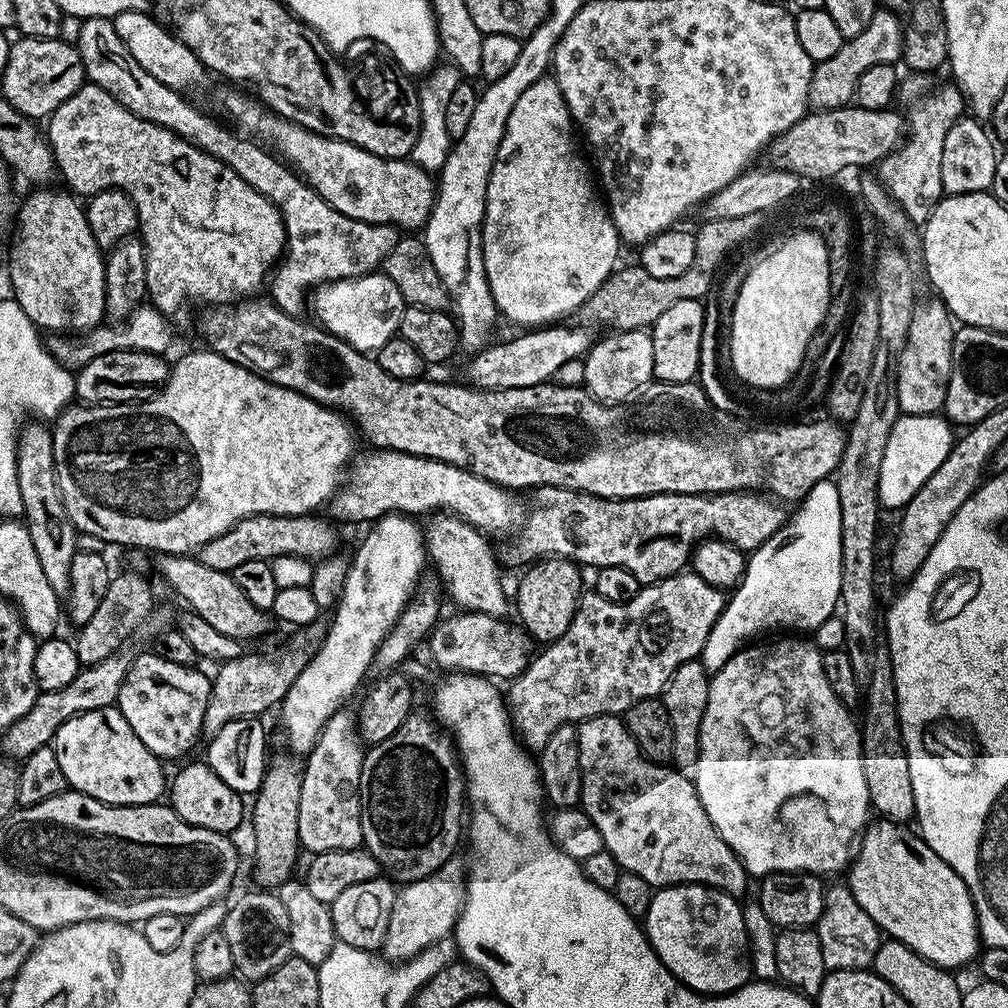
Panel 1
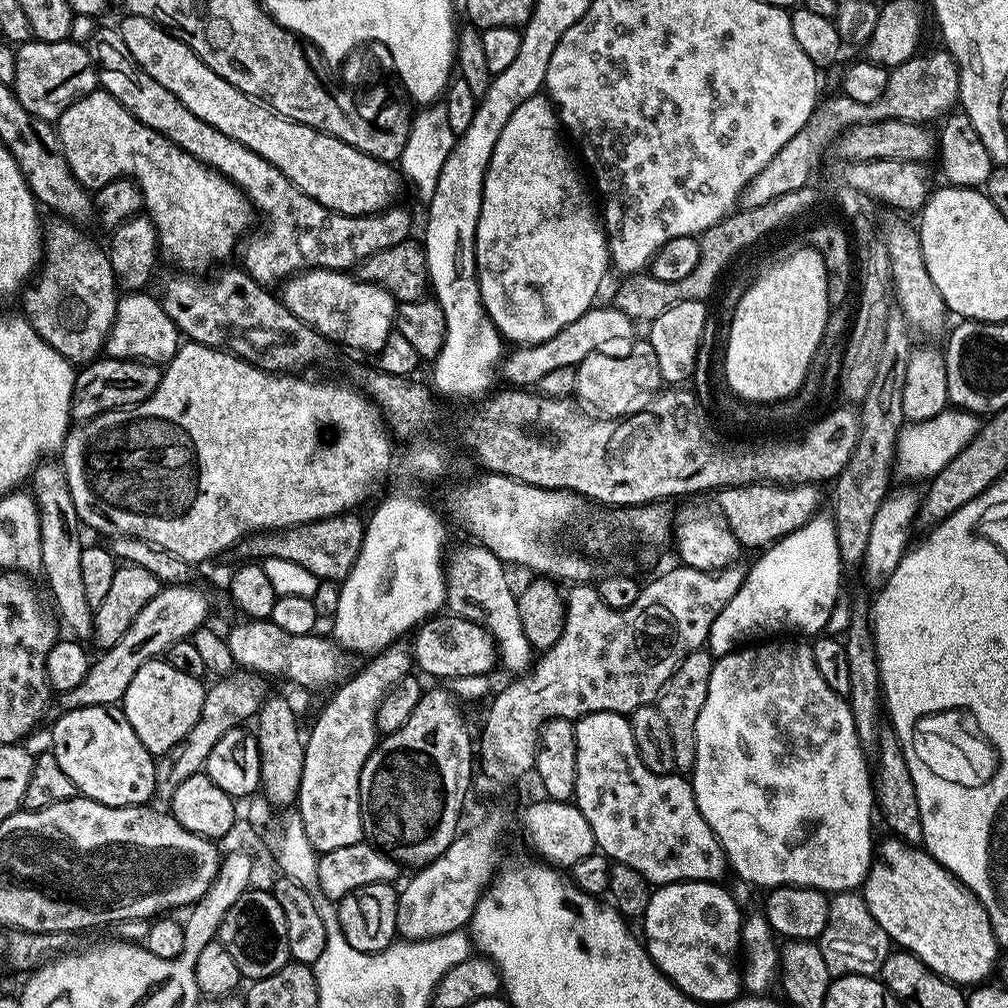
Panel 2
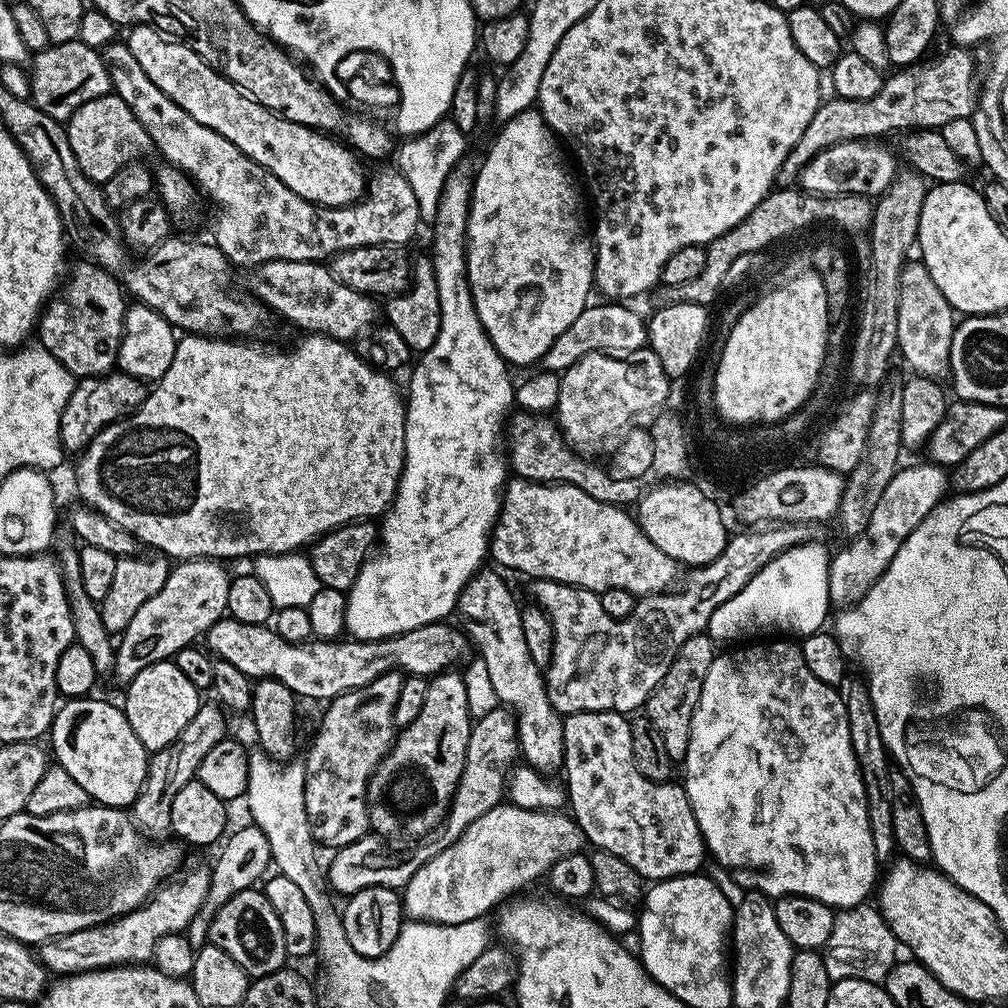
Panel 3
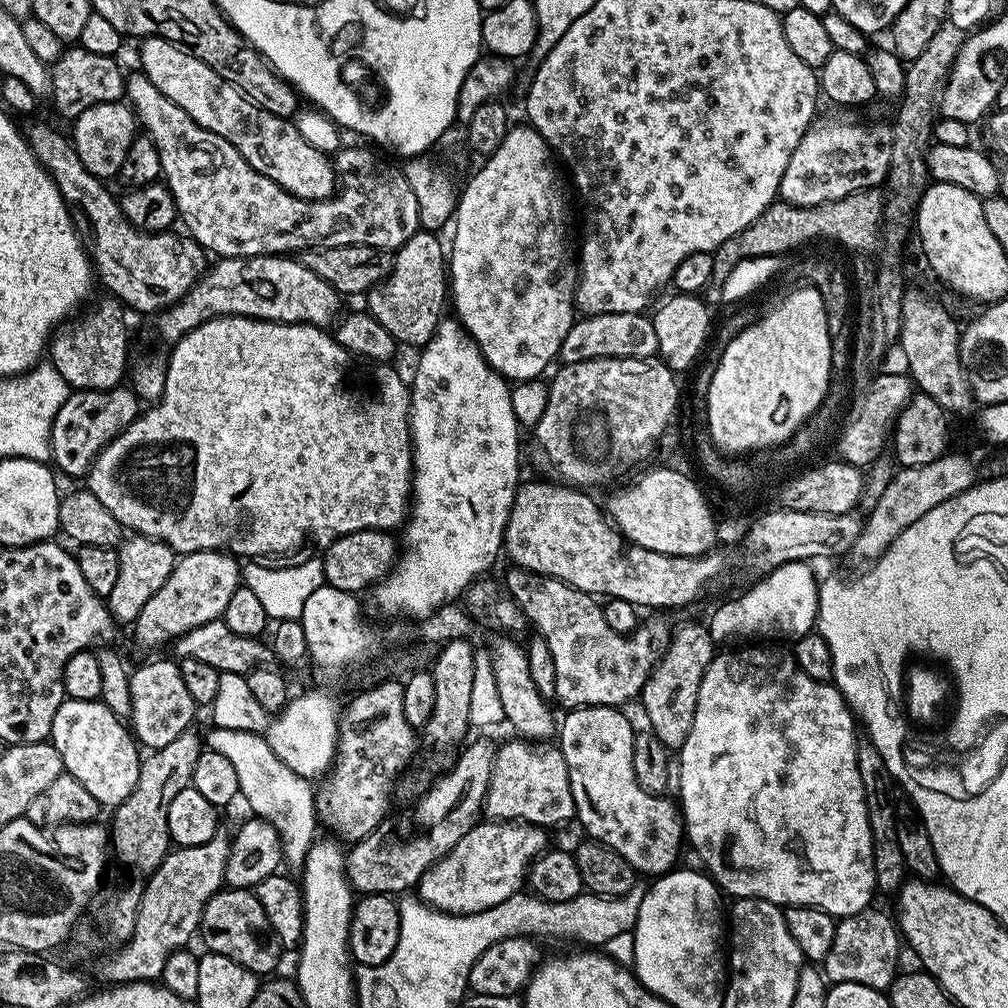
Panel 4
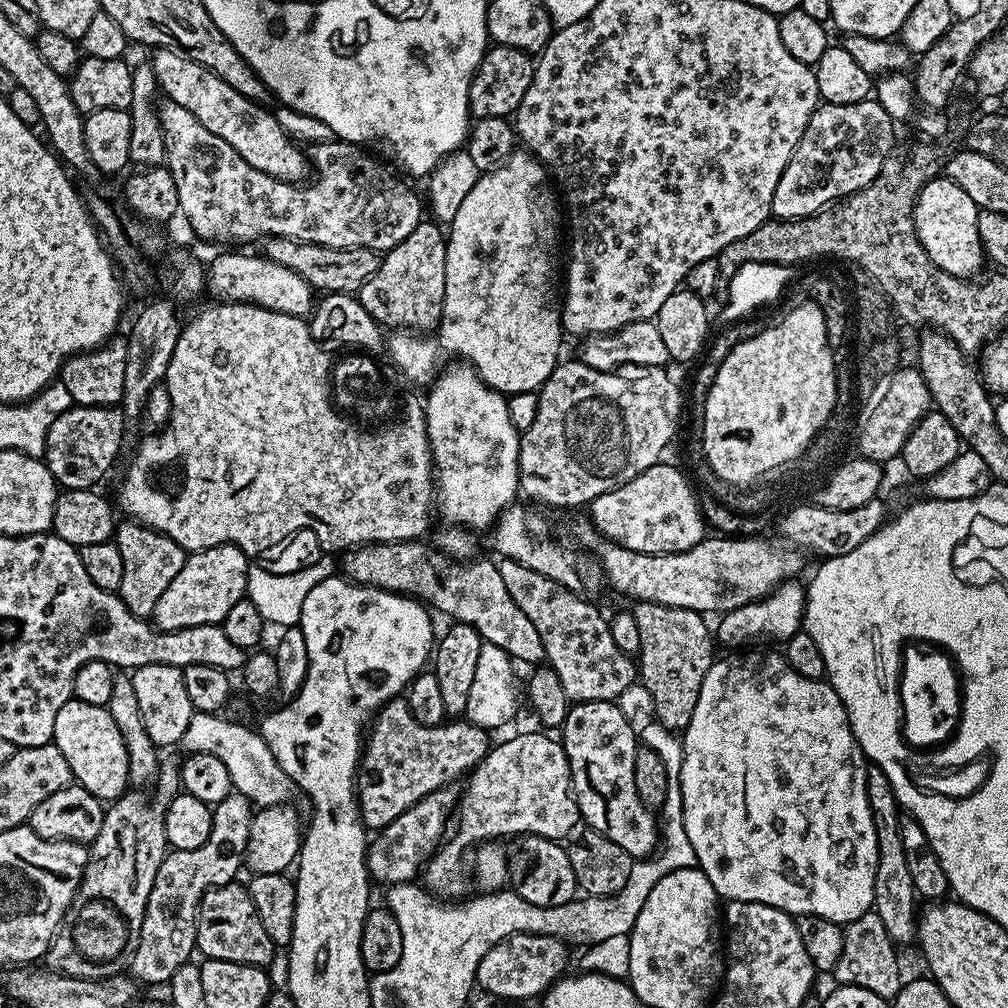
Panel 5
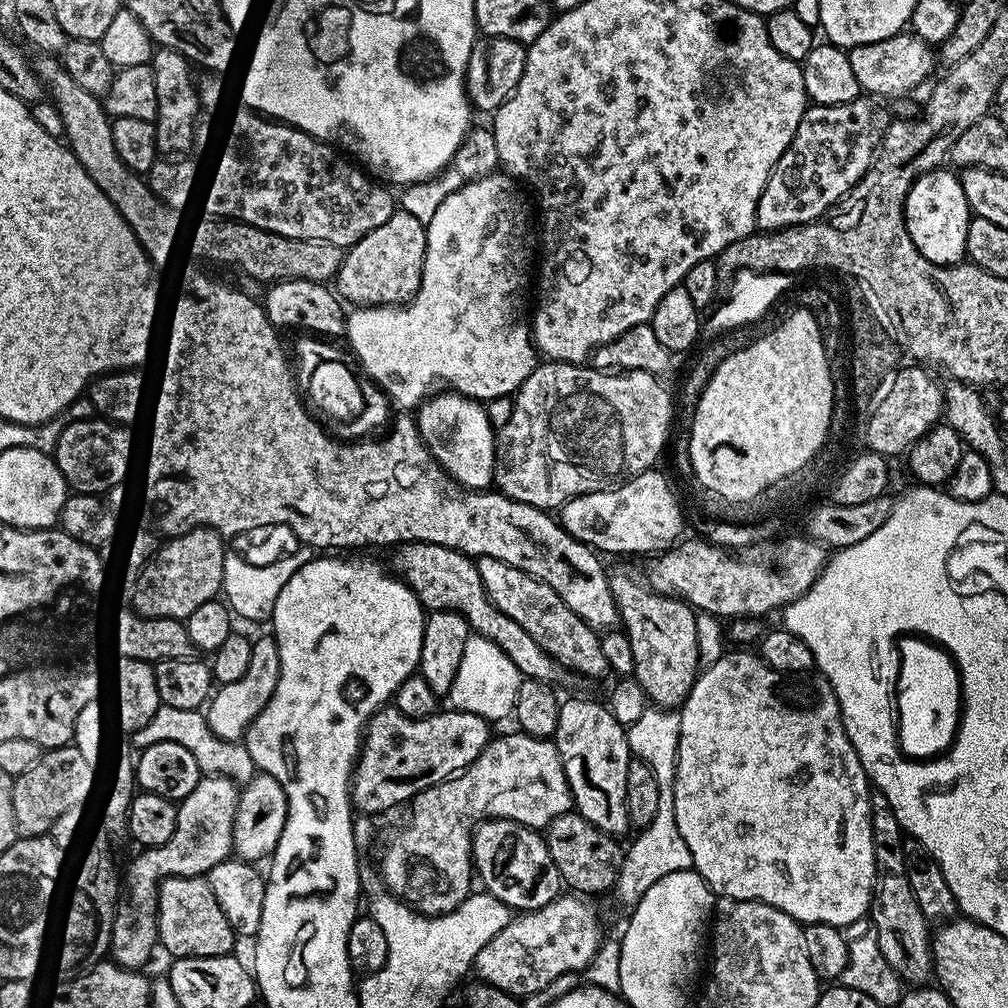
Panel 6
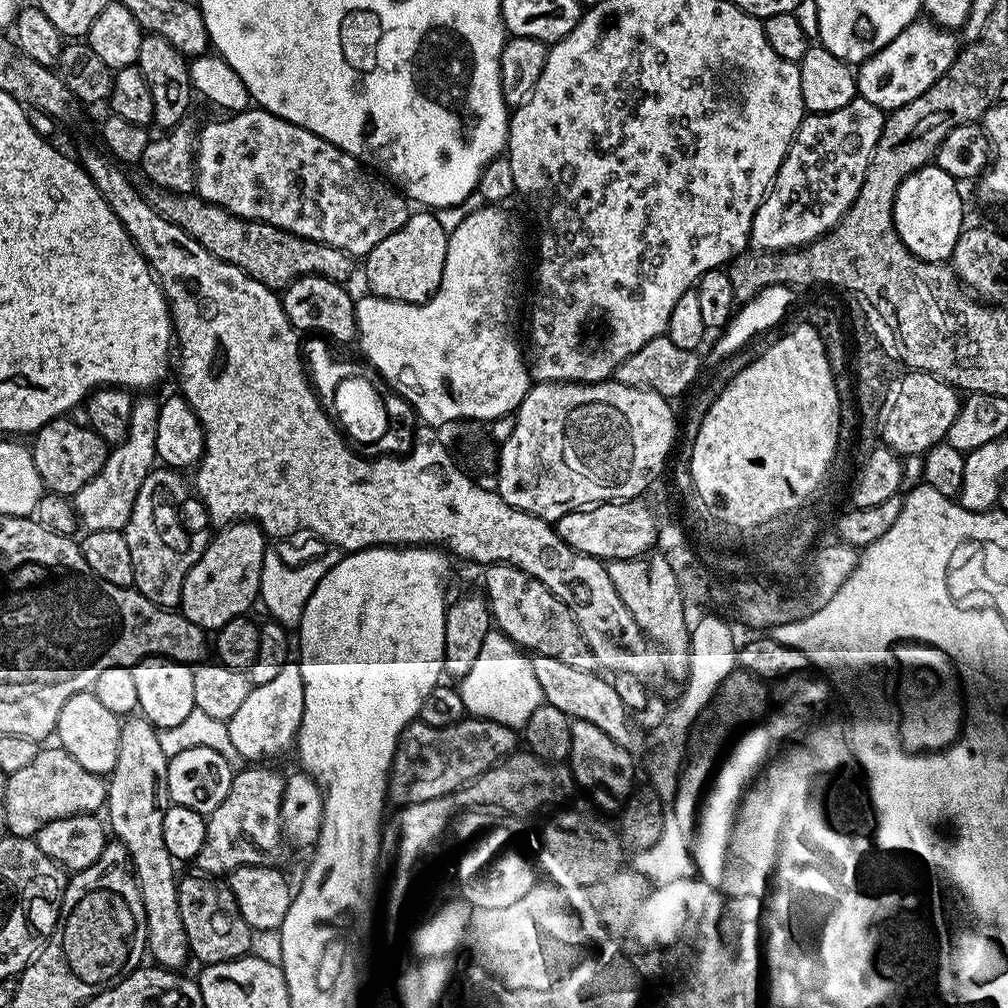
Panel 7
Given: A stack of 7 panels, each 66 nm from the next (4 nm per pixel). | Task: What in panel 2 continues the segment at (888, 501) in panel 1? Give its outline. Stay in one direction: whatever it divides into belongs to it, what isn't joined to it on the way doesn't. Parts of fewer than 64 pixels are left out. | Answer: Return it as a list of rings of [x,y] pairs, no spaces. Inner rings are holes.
[[[949,406],[942,414],[935,415],[932,419],[923,420],[920,423],[907,423],[900,430],[896,440],[893,469],[895,475],[902,478],[922,478],[928,480],[936,476],[955,455],[969,445],[982,423],[977,413],[968,412]]]

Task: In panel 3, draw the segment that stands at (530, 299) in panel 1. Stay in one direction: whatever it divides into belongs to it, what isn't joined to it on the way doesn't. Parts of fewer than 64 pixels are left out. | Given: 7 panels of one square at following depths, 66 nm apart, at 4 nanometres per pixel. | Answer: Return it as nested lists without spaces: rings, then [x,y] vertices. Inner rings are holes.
[[[539,111],[523,112],[503,121],[499,127],[500,133],[489,146],[480,169],[475,169],[472,182],[472,201],[468,207],[468,285],[478,318],[504,363],[539,365],[558,334],[566,334],[574,326],[574,318],[589,307],[588,295],[594,292],[596,279],[596,249],[589,225],[588,228],[584,225],[586,200],[581,185],[578,180],[576,185],[564,161],[561,141]]]

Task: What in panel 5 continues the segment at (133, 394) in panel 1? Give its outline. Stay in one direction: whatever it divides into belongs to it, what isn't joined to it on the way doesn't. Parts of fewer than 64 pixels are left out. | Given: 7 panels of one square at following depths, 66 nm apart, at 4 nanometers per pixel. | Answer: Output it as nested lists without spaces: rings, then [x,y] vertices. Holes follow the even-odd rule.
[[[86,406],[67,408],[50,426],[46,434],[43,461],[61,489],[95,489],[99,480],[112,468],[120,447],[124,444],[123,407]]]

